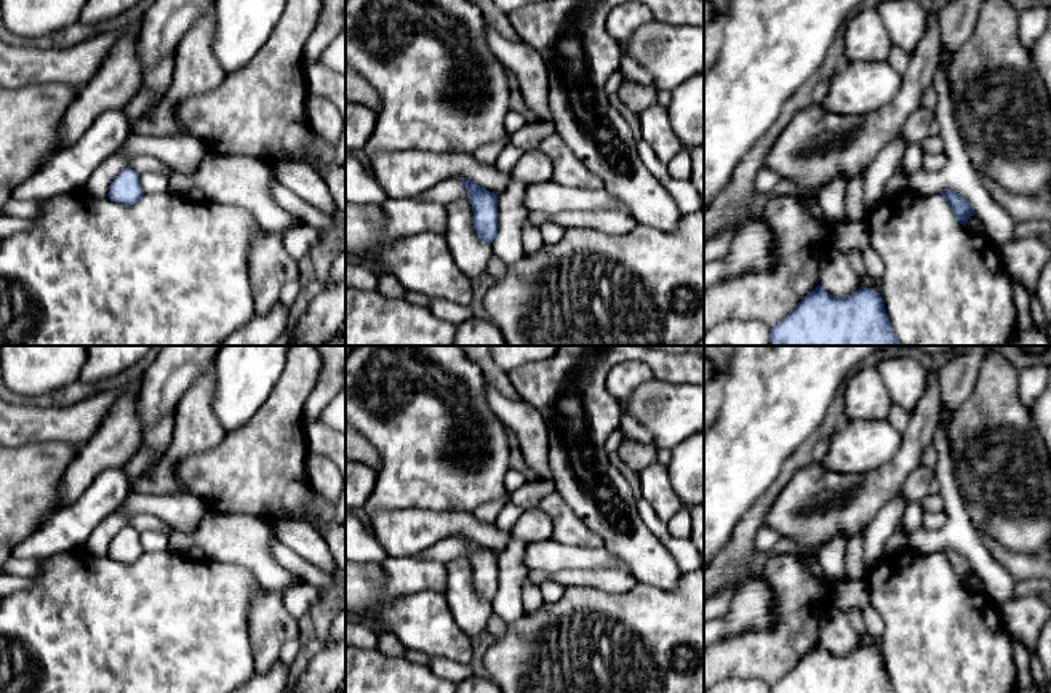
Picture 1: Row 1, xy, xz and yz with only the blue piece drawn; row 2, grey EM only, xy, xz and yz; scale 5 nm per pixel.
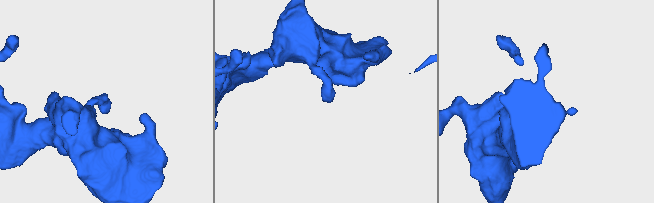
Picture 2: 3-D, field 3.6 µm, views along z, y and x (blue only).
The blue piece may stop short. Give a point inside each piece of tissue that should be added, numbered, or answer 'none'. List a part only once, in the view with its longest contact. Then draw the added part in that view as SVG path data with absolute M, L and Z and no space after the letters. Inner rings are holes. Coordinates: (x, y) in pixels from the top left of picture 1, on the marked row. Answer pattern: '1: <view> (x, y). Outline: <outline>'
none

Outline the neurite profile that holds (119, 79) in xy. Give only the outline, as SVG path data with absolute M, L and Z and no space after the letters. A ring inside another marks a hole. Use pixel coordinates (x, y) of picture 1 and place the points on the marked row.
M139 30L120 38L96 75L80 88L77 99L66 109L59 126L61 144L75 144L106 110L123 109L142 88L142 67L138 53Z

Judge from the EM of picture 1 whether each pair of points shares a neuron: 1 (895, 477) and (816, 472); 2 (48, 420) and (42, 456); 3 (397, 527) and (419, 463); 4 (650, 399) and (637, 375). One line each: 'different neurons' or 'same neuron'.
1: same neuron
2: different neurons
3: different neurons
4: different neurons

